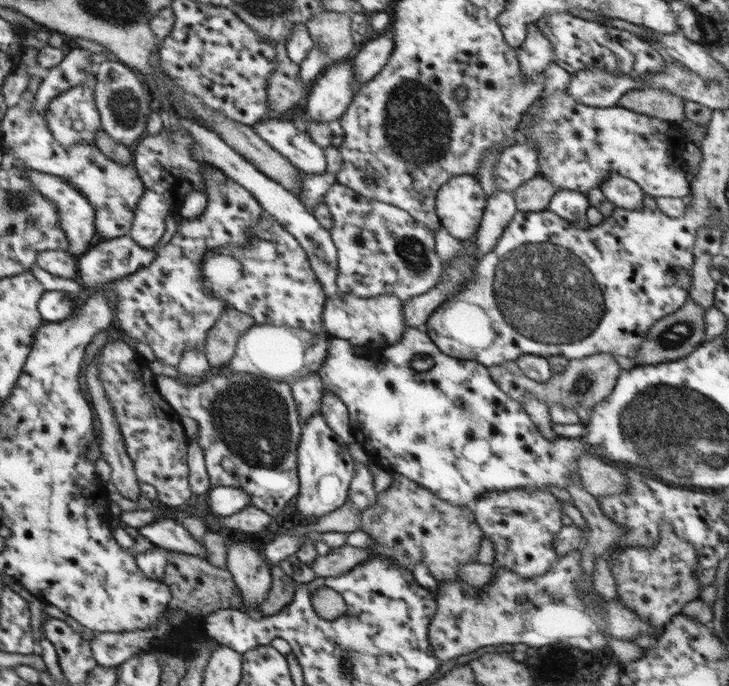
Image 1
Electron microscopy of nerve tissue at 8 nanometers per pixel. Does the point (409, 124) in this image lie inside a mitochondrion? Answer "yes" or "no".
yes

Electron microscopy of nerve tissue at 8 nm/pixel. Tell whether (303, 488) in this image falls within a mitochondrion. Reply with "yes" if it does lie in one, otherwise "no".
no

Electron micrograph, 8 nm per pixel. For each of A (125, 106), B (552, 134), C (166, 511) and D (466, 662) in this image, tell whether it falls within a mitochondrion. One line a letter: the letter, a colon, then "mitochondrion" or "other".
A: mitochondrion
B: mitochondrion
C: other
D: other

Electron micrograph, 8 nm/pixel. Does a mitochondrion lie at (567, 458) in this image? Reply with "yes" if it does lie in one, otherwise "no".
no

